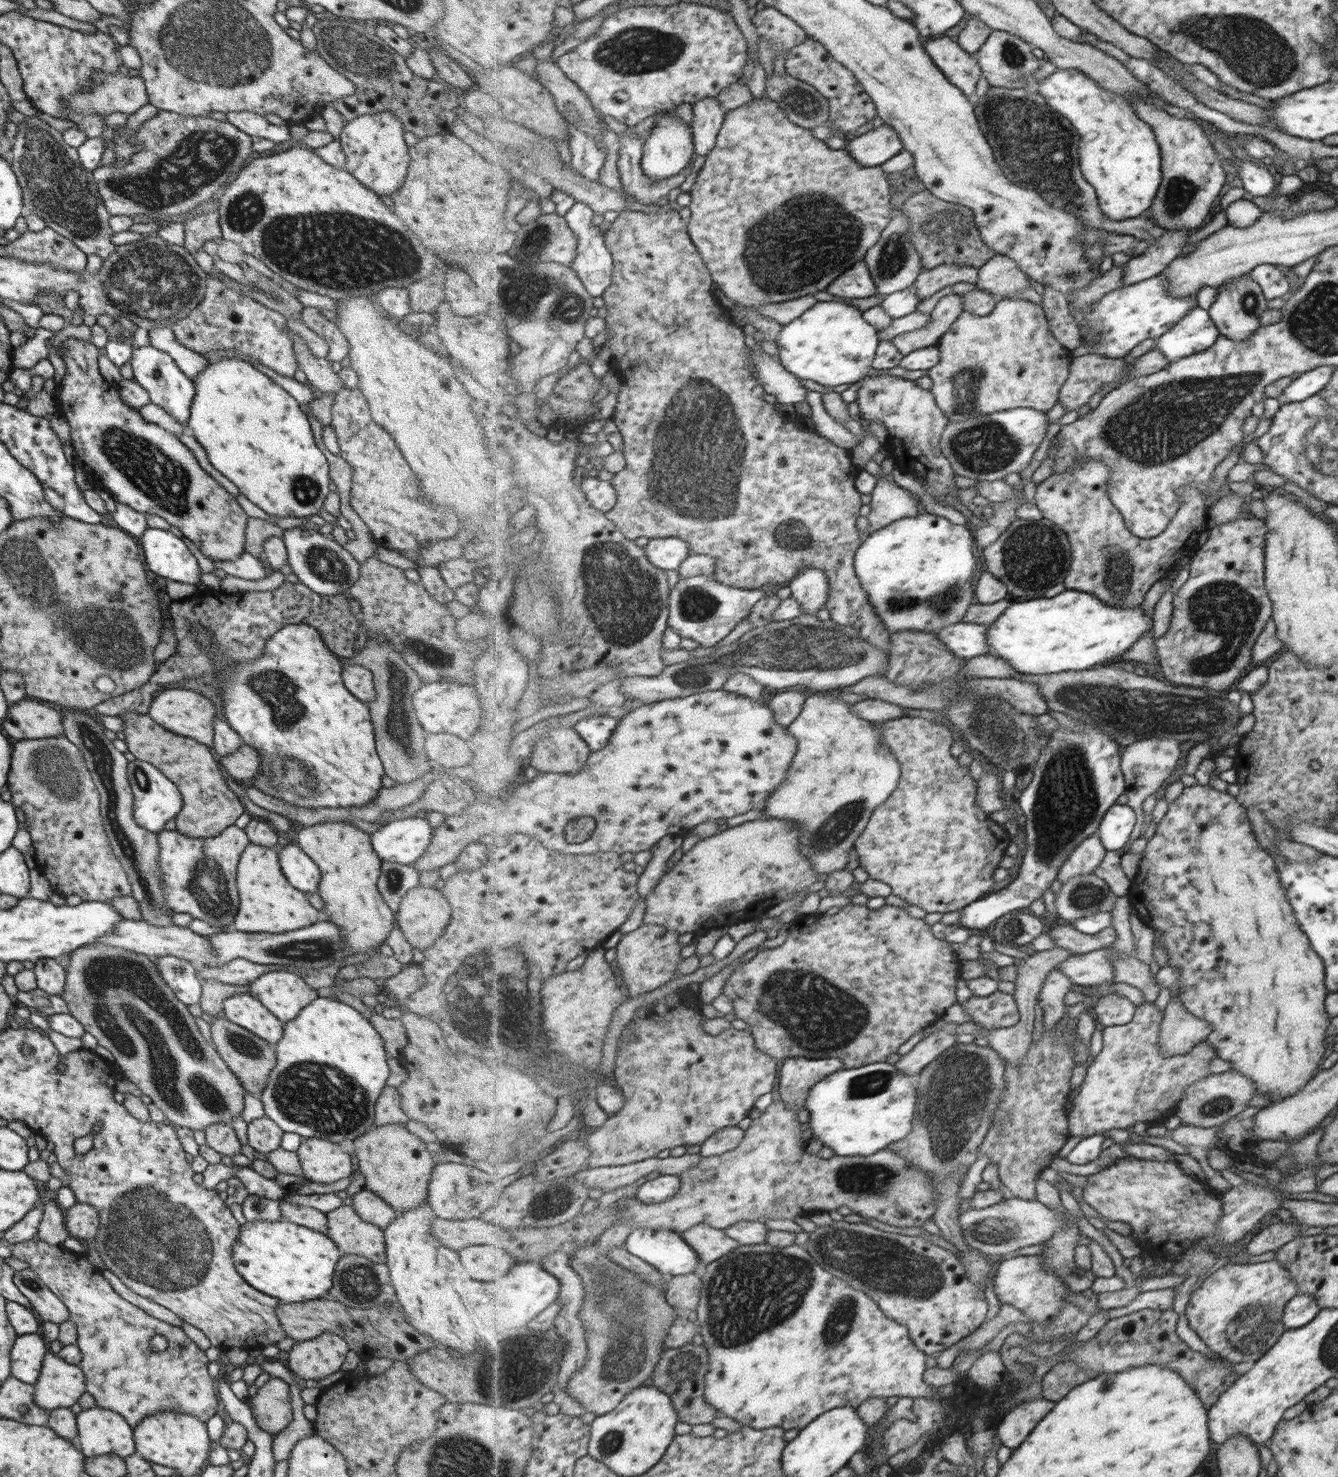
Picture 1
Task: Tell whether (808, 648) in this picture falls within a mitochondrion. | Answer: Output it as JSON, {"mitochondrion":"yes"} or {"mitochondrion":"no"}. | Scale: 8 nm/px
{"mitochondrion":"yes"}

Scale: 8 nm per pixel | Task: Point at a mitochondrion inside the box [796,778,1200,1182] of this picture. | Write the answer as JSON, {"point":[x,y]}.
{"point":[960,1093]}

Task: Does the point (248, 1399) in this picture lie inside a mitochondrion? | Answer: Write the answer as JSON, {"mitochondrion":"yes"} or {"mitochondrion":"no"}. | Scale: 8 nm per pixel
{"mitochondrion":"no"}

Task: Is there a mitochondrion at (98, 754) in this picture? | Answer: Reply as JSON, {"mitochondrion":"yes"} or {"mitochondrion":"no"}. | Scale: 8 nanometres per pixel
{"mitochondrion":"yes"}

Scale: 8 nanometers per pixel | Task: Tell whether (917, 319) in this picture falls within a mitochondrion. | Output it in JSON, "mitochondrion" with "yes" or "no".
{"mitochondrion":"no"}

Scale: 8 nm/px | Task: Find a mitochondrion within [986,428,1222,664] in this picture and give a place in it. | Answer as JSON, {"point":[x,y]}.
{"point":[1034,556]}

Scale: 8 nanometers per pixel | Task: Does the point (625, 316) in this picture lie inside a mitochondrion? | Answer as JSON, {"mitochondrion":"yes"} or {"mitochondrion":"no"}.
{"mitochondrion":"no"}

